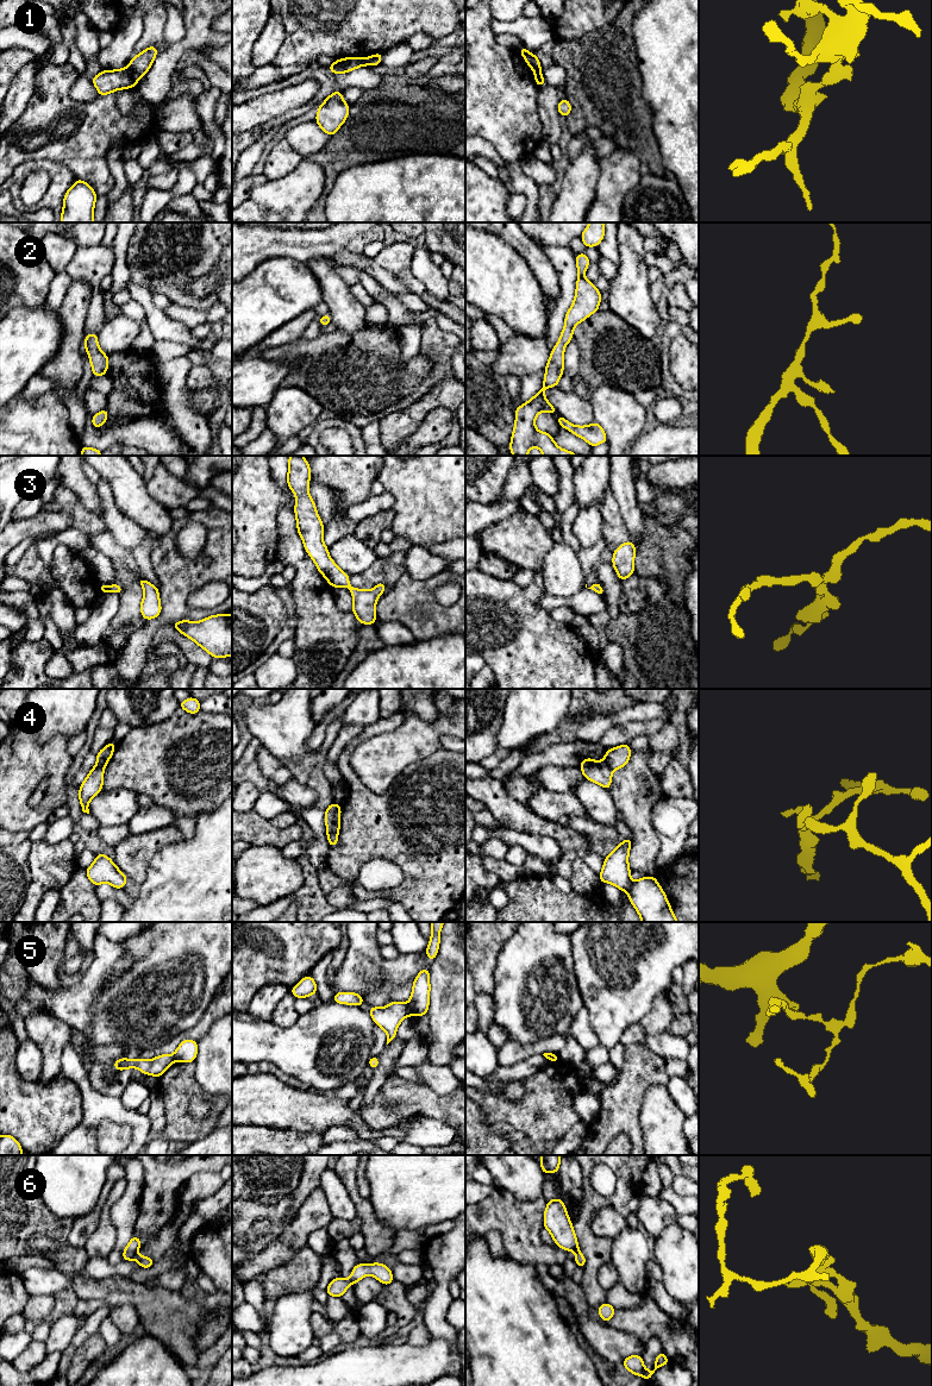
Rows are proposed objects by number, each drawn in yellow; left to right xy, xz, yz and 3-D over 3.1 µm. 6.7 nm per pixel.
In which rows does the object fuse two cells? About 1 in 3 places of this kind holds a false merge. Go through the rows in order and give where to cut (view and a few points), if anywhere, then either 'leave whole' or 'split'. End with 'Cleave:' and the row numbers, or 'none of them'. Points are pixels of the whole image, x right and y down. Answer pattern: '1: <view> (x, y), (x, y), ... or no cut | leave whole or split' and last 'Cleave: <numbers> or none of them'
1: xy (127, 68), (138, 77) | split
2: no cut | leave whole
3: no cut | leave whole
4: xz (337, 832), (327, 835) | split
5: xz (406, 1004), (411, 1014) | split
6: no cut | leave whole
Cleave: 1, 4, 5

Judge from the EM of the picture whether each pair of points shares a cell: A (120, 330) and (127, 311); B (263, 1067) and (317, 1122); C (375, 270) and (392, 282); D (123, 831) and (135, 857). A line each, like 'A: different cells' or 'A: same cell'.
A: different cells
B: different cells
C: same cell
D: different cells

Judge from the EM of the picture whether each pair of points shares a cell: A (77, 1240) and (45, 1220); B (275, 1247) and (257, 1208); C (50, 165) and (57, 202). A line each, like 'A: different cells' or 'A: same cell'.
A: different cells
B: different cells
C: same cell

